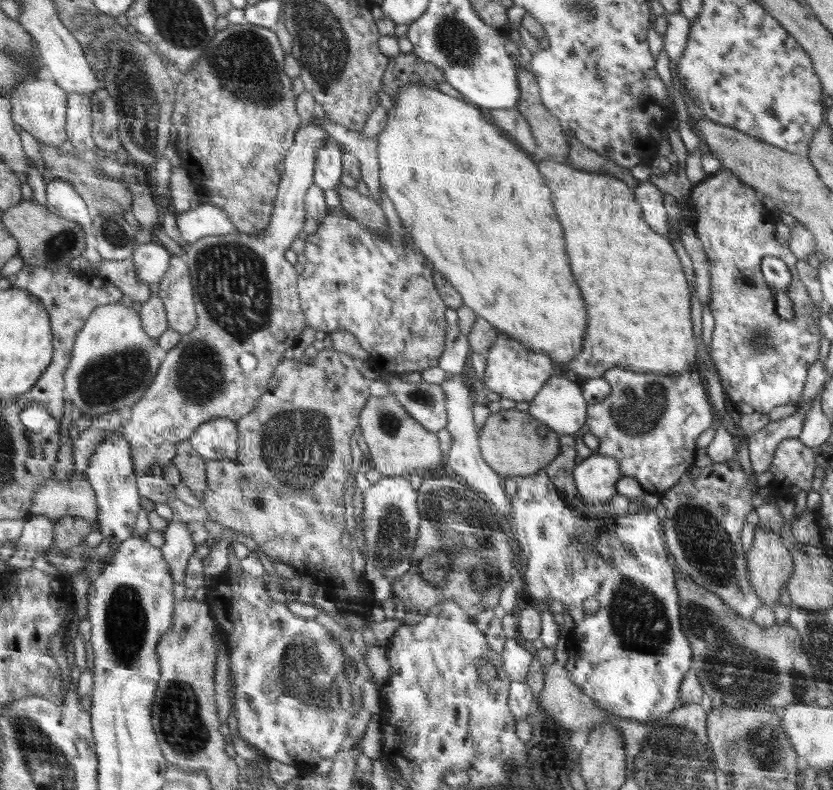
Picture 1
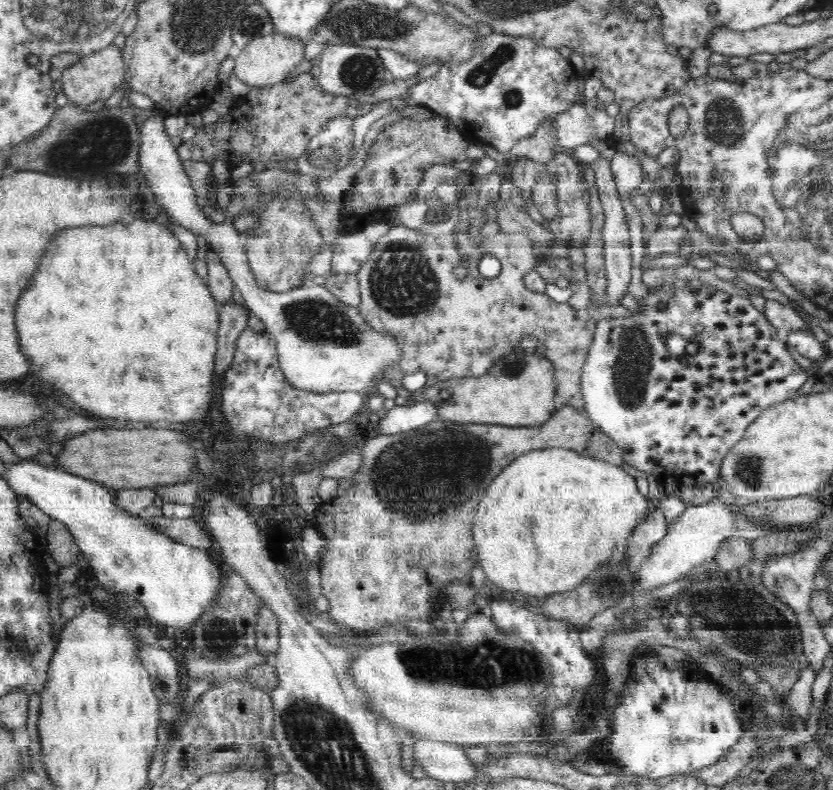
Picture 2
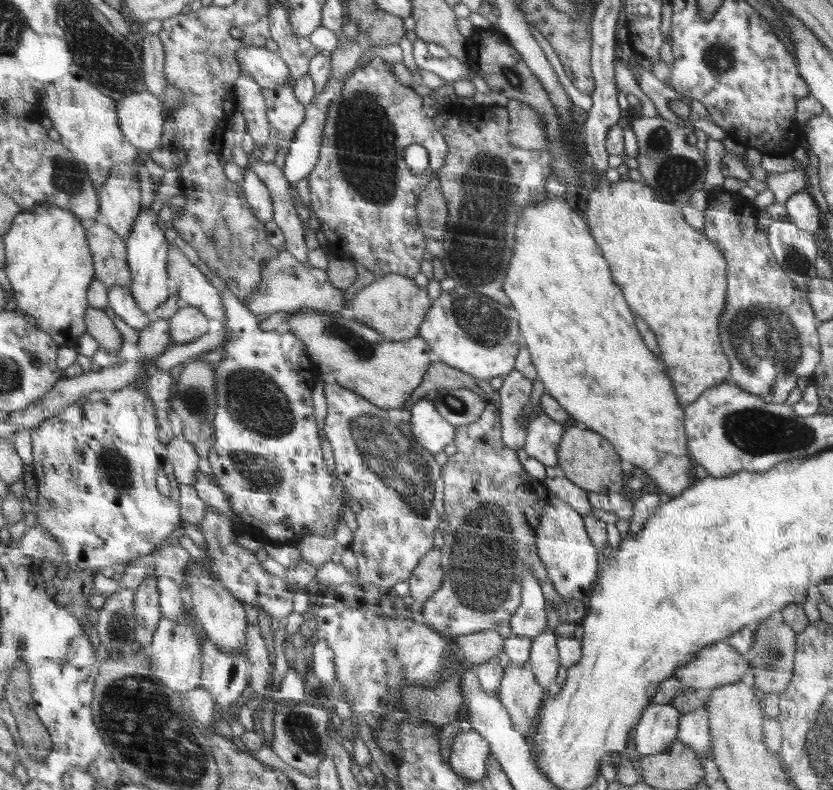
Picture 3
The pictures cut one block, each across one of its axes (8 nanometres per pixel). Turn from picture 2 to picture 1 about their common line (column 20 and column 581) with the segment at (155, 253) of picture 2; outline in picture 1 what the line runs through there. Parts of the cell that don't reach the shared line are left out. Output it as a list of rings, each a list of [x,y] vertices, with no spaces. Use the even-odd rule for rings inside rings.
[[[410,84],[406,87],[397,89],[398,97],[392,99],[393,109],[387,112],[388,120],[385,127],[378,136],[376,136],[377,159],[379,162],[379,181],[391,200],[394,208],[401,220],[404,232],[408,234],[408,242],[412,246],[420,249],[424,256],[427,256],[432,264],[435,264],[436,270],[460,293],[463,298],[463,304],[469,306],[477,317],[493,324],[503,334],[508,334],[515,338],[528,349],[536,352],[541,351],[551,357],[551,361],[556,366],[558,372],[564,373],[569,370],[569,362],[580,354],[584,334],[586,334],[586,306],[580,296],[580,290],[576,286],[576,280],[572,278],[570,266],[568,266],[568,256],[566,246],[564,246],[564,232],[560,226],[559,218],[552,203],[551,190],[546,186],[546,181],[534,162],[516,148],[502,132],[492,126],[482,112],[476,106],[470,106],[462,100],[452,98],[448,94],[440,92],[438,89],[432,89],[423,85]]]

